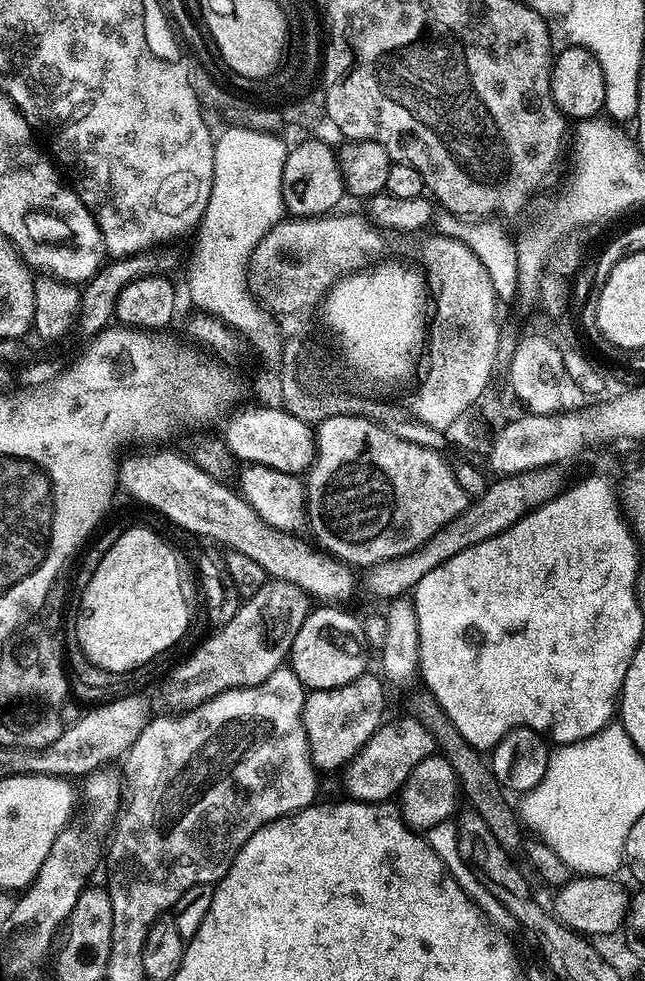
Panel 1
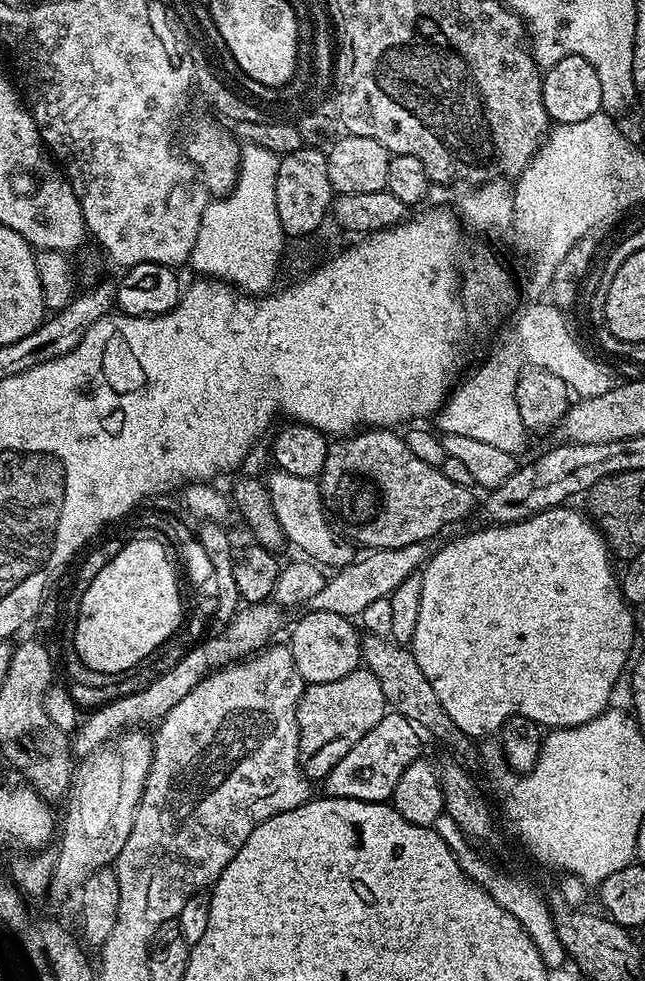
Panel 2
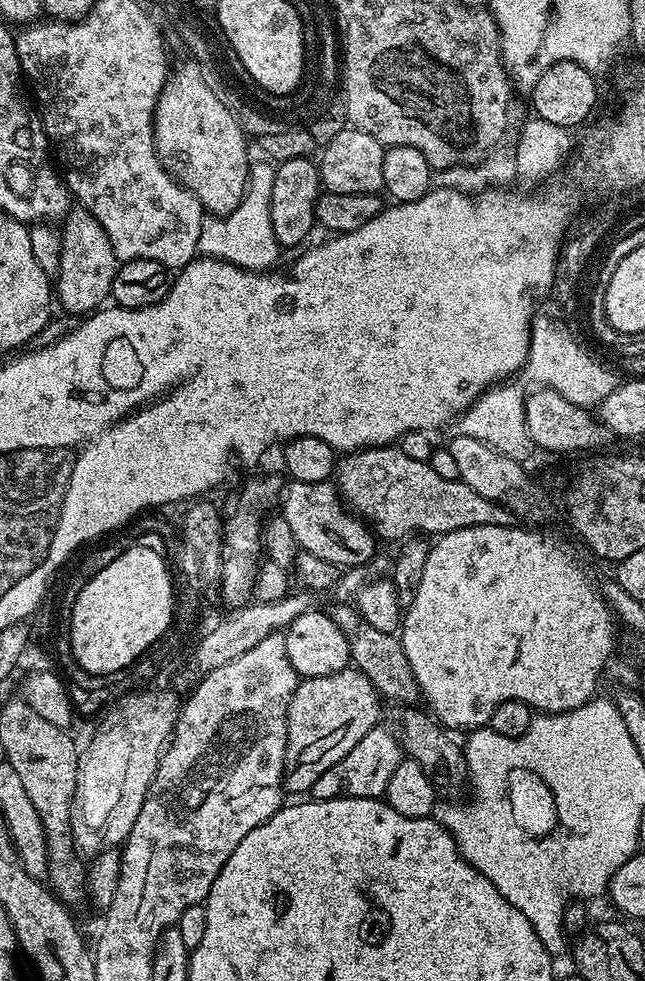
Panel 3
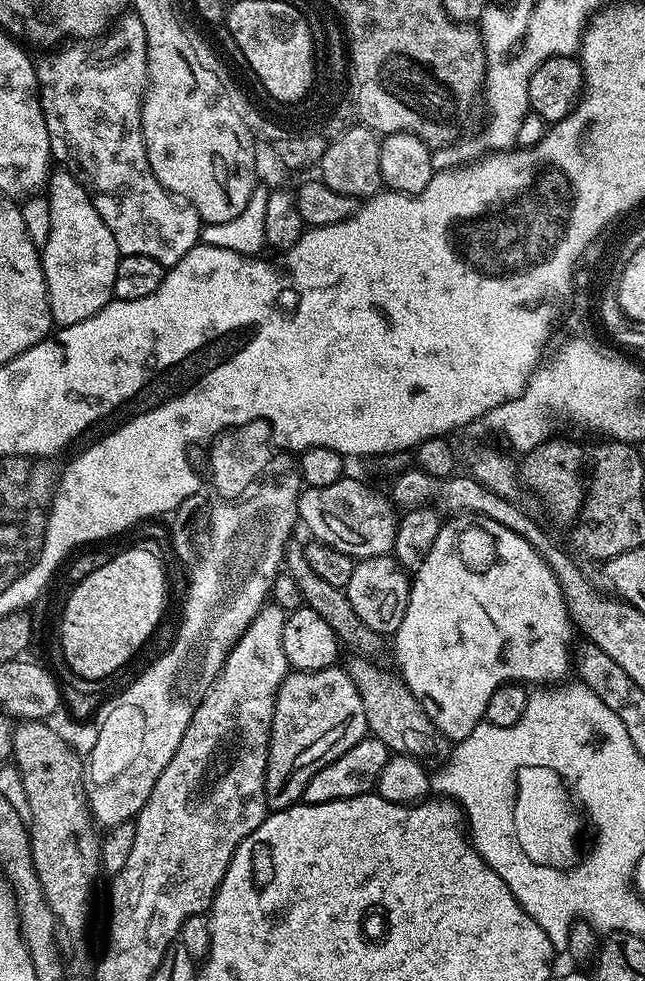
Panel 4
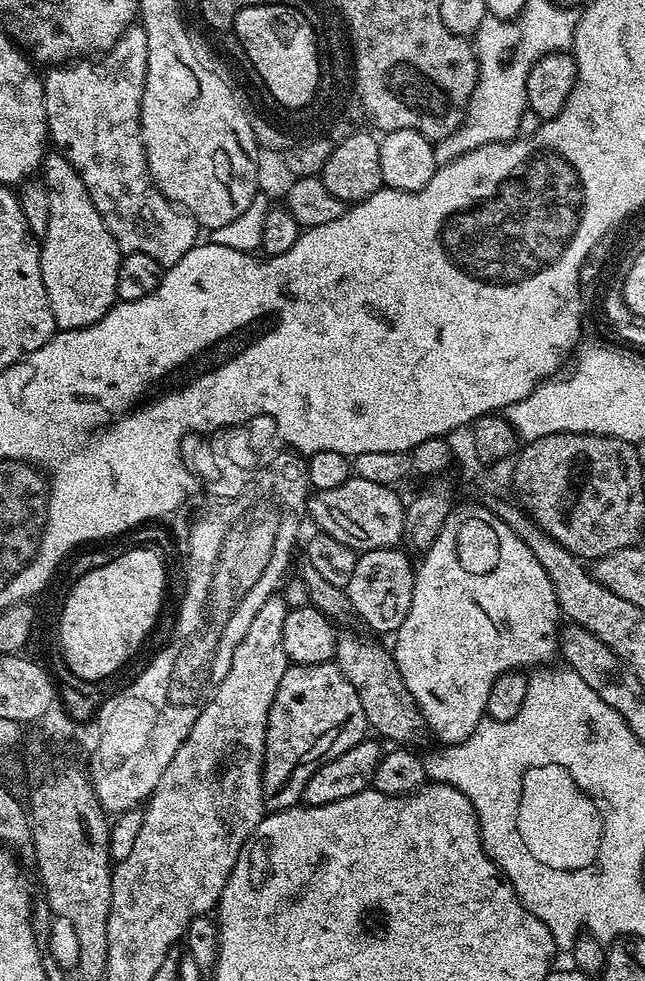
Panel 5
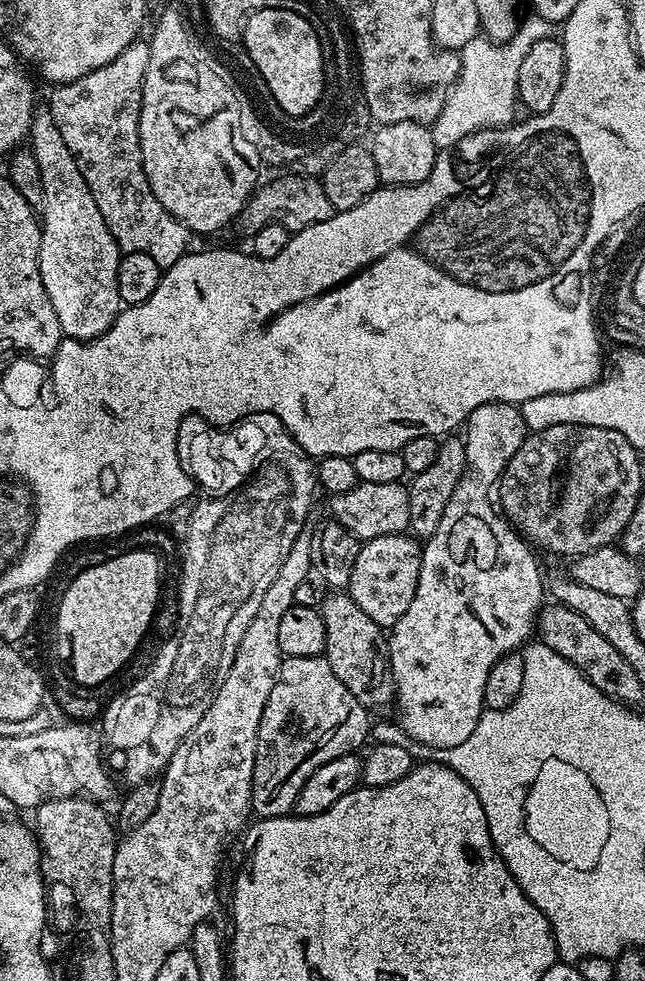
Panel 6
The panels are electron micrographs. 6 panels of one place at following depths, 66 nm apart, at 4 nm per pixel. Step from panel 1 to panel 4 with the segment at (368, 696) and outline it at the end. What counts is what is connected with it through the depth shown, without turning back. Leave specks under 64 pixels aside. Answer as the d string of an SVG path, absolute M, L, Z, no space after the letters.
M343 667L323 668L320 672L289 671L276 691L276 705L272 719L272 734L268 747L268 765L264 775L264 793L268 799L269 809L290 808L303 797L306 782L322 770L322 766L330 766L334 758L346 754L350 746L365 739L369 735L366 722L366 710L362 706L362 698L354 686L351 676Z

